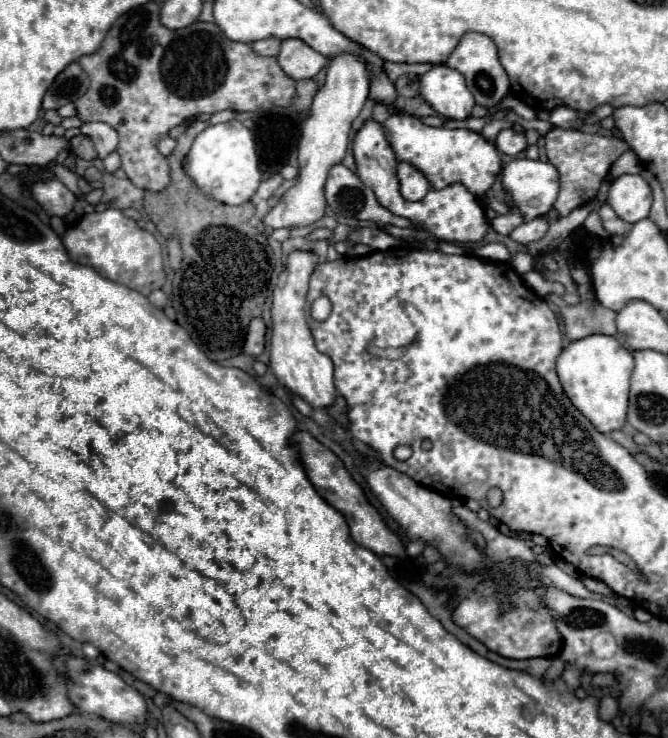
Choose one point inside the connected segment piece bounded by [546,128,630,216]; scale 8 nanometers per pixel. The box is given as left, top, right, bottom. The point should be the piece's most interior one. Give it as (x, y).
(582, 160)

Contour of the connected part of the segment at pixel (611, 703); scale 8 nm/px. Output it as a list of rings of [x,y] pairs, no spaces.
[[[604,696],[600,702],[600,718],[606,722],[612,722],[616,712],[618,712],[618,702],[612,696]]]

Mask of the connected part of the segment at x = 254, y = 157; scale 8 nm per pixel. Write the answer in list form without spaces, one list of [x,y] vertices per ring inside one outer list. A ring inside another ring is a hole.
[[[230,120],[224,124],[208,126],[200,132],[184,160],[186,174],[194,180],[194,184],[214,200],[222,204],[244,204],[248,202],[260,182],[260,159],[256,151],[256,144],[250,130],[240,120]]]

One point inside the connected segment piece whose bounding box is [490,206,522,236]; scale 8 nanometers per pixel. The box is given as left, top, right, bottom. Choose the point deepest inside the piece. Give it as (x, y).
(503, 225)

